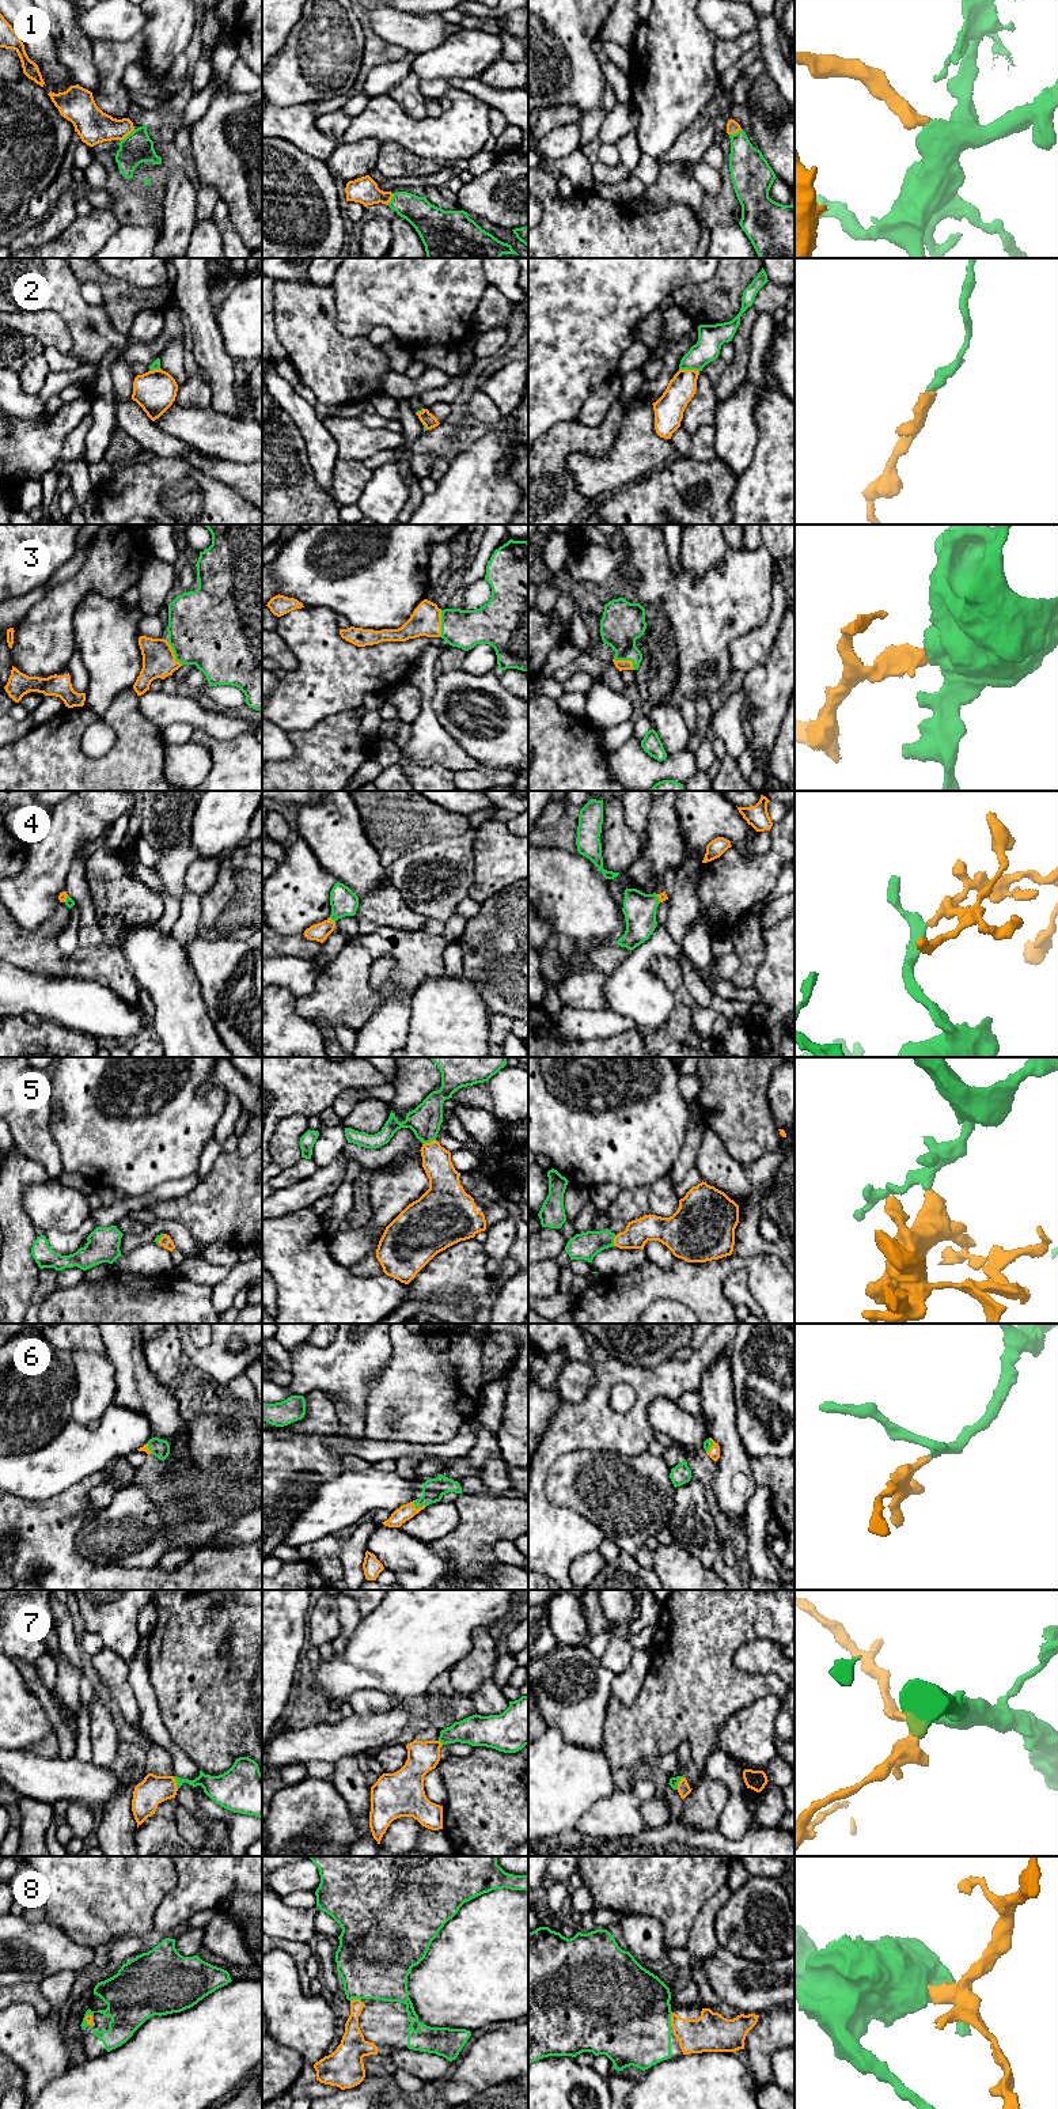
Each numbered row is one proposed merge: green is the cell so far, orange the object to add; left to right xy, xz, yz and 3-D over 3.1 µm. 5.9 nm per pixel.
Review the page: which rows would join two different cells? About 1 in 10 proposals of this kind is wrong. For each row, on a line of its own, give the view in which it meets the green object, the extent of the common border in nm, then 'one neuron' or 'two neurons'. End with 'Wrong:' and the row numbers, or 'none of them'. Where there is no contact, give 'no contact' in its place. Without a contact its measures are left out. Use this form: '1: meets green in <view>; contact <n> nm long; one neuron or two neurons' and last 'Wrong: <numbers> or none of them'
1: meets green in xy; contact 120 nm long; one neuron
2: meets green in yz; contact 120 nm long; two neurons
3: meets green in xz; contact 160 nm long; one neuron
4: meets green in xz; contact 50 nm long; one neuron
5: meets green in xz; contact 90 nm long; one neuron
6: meets green in xz; contact 90 nm long; one neuron
7: meets green in yz; contact 90 nm long; one neuron
8: meets green in yz; contact 90 nm long; one neuron
Wrong: 2

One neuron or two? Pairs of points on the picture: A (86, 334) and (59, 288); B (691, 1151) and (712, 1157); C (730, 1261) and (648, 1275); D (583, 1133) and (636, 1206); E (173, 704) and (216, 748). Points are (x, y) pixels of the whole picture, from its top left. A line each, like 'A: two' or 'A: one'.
A: one
B: two
C: one
D: two
E: two

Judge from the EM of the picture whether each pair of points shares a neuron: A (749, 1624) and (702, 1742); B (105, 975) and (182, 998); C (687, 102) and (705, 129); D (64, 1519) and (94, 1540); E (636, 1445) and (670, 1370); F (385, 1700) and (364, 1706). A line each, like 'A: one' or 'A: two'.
A: one
B: two
C: two
D: two
E: one
F: one

